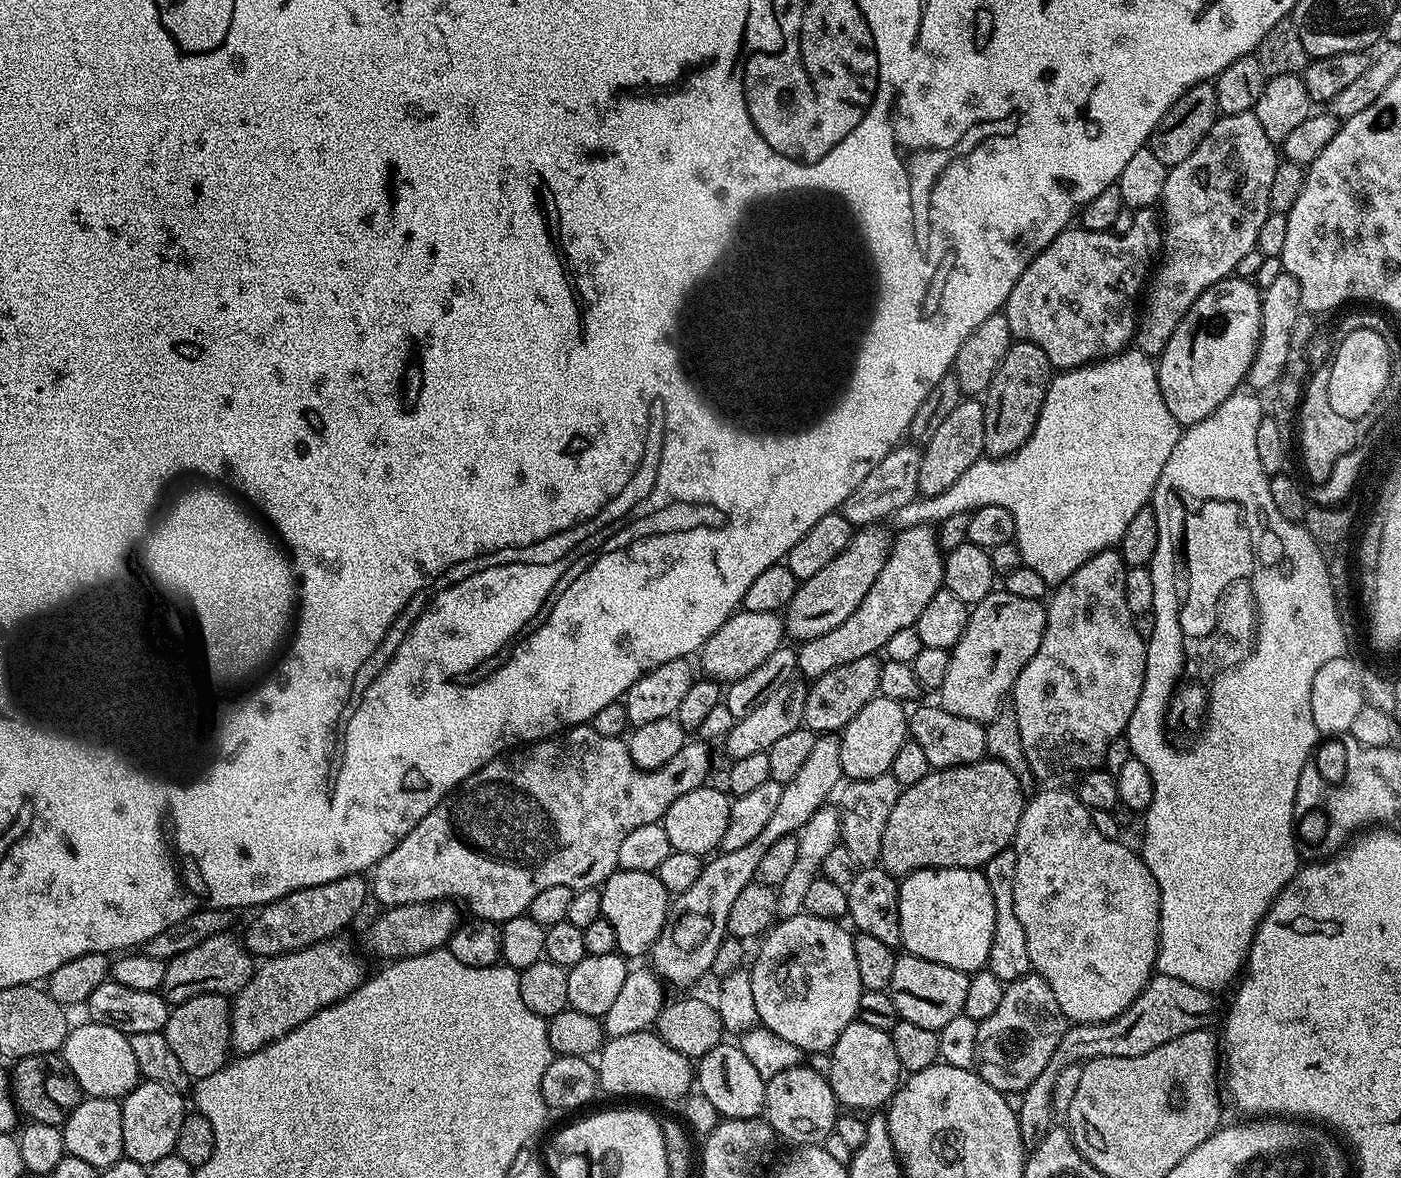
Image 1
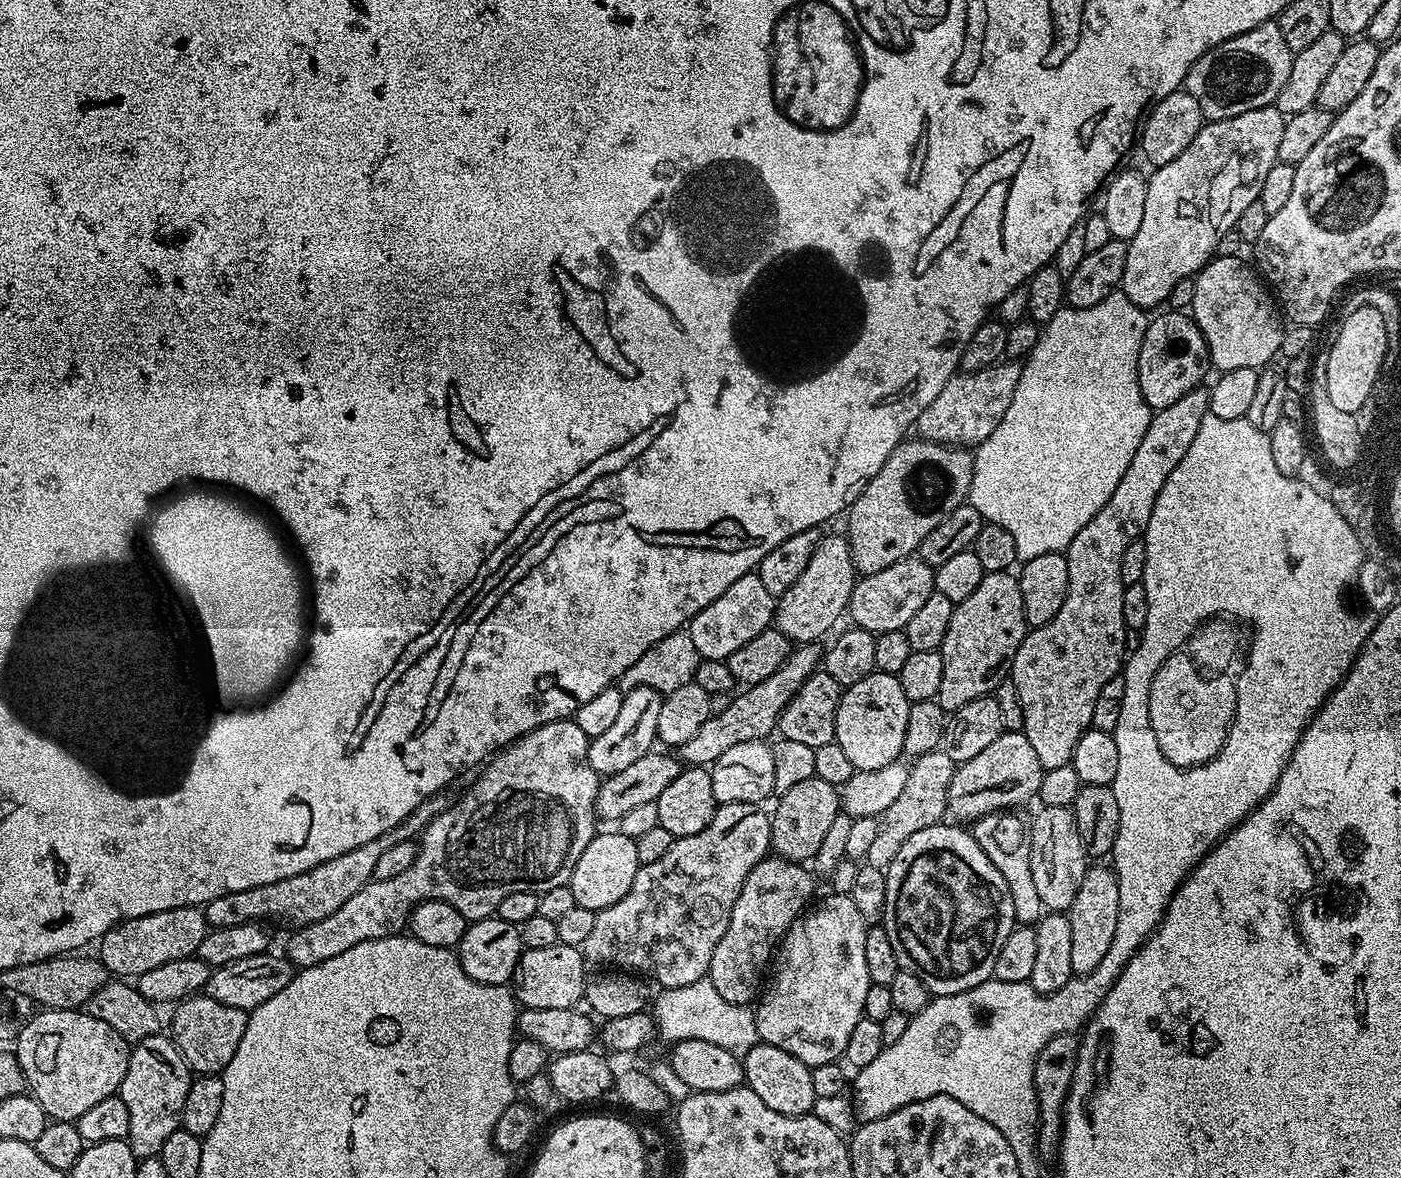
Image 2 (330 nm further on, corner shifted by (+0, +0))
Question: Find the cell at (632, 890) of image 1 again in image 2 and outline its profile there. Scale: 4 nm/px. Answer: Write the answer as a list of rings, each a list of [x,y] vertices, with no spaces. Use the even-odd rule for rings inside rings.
[[[619,830],[597,831],[586,850],[582,850],[578,866],[574,866],[574,874],[570,881],[574,890],[574,902],[596,913],[601,912],[606,906],[614,906],[614,902],[618,902],[618,898],[622,898],[626,895],[626,890],[630,890],[634,883],[634,874],[638,874],[639,869],[638,846],[633,837],[622,834]]]

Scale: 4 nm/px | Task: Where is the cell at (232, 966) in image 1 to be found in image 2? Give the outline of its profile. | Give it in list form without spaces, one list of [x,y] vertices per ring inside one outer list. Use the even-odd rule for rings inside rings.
[[[447,795],[429,796],[422,806],[418,806],[401,824],[394,826],[386,834],[374,838],[374,842],[366,842],[366,846],[358,846],[346,854],[338,854],[338,858],[330,858],[302,874],[294,874],[294,878],[282,878],[282,882],[270,882],[266,886],[254,886],[254,890],[238,890],[234,894],[226,894],[222,898],[214,898],[209,904],[203,905],[204,917],[212,928],[268,922],[268,919],[281,920],[284,924],[299,926],[318,922],[322,918],[330,918],[334,910],[339,910],[362,890],[362,886],[371,884],[374,879],[374,866],[378,866],[378,858],[403,840],[416,840],[424,827],[448,807],[450,800]]]

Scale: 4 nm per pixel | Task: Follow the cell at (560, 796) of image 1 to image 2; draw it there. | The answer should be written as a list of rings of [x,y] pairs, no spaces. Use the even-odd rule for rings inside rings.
[[[572,718],[543,724],[533,732],[527,732],[521,740],[513,740],[507,748],[495,753],[483,765],[482,771],[484,773],[465,790],[464,797],[457,804],[456,801],[449,803],[443,812],[439,812],[424,827],[424,831],[418,837],[416,857],[410,866],[410,870],[402,870],[402,874],[398,874],[389,880],[373,879],[371,884],[362,886],[362,890],[358,890],[358,894],[354,894],[354,898],[350,898],[350,902],[345,902],[339,910],[334,910],[334,914],[330,914],[330,918],[322,918],[318,922],[299,925],[293,931],[296,933],[288,940],[288,949],[286,949],[288,959],[292,961],[297,969],[309,968],[310,966],[318,966],[318,962],[326,962],[326,958],[334,958],[334,954],[342,954],[344,951],[350,950],[350,946],[358,946],[358,942],[370,942],[387,936],[399,936],[409,927],[412,912],[419,904],[427,900],[446,902],[450,906],[454,906],[454,910],[458,910],[458,914],[462,914],[465,920],[475,922],[495,917],[498,902],[502,902],[502,898],[506,898],[506,894],[515,894],[517,890],[530,890],[531,892],[541,893],[546,890],[554,890],[554,886],[569,883],[574,874],[574,866],[578,866],[578,858],[582,858],[582,850],[586,850],[586,846],[594,839],[598,831],[596,795],[600,789],[601,777],[597,776],[588,761],[589,743],[589,736],[582,734],[582,730],[578,730],[575,719]]]

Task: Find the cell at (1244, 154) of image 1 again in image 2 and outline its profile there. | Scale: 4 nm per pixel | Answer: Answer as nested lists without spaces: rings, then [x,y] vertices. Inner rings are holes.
[[[1269,106],[1246,110],[1246,114],[1238,114],[1234,118],[1205,123],[1198,130],[1194,142],[1190,142],[1190,146],[1186,146],[1174,162],[1166,162],[1166,166],[1155,169],[1148,176],[1146,211],[1138,234],[1127,241],[1126,270],[1120,279],[1120,288],[1133,306],[1143,310],[1159,309],[1178,282],[1195,277],[1216,256],[1218,242],[1235,229],[1238,218],[1242,218],[1242,210],[1259,200],[1262,182],[1266,182],[1270,166],[1278,163],[1278,145],[1285,119],[1275,106]]]

